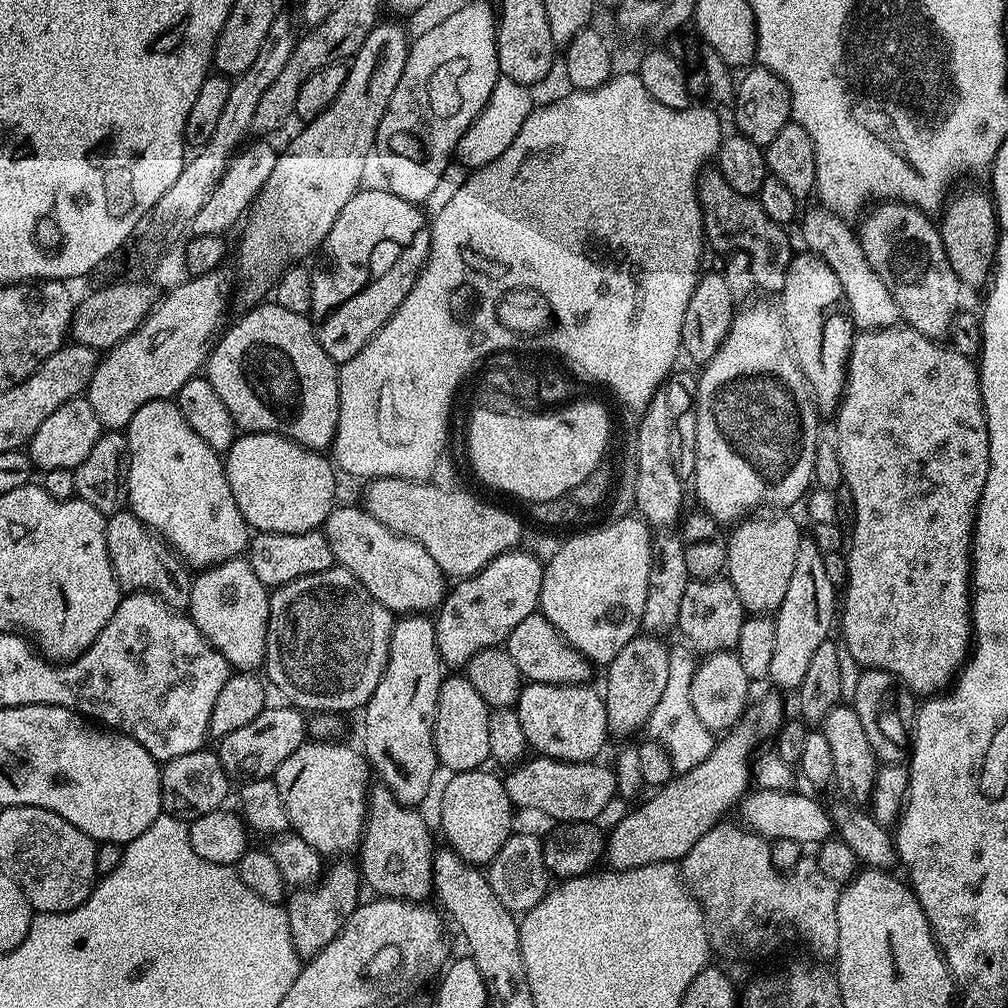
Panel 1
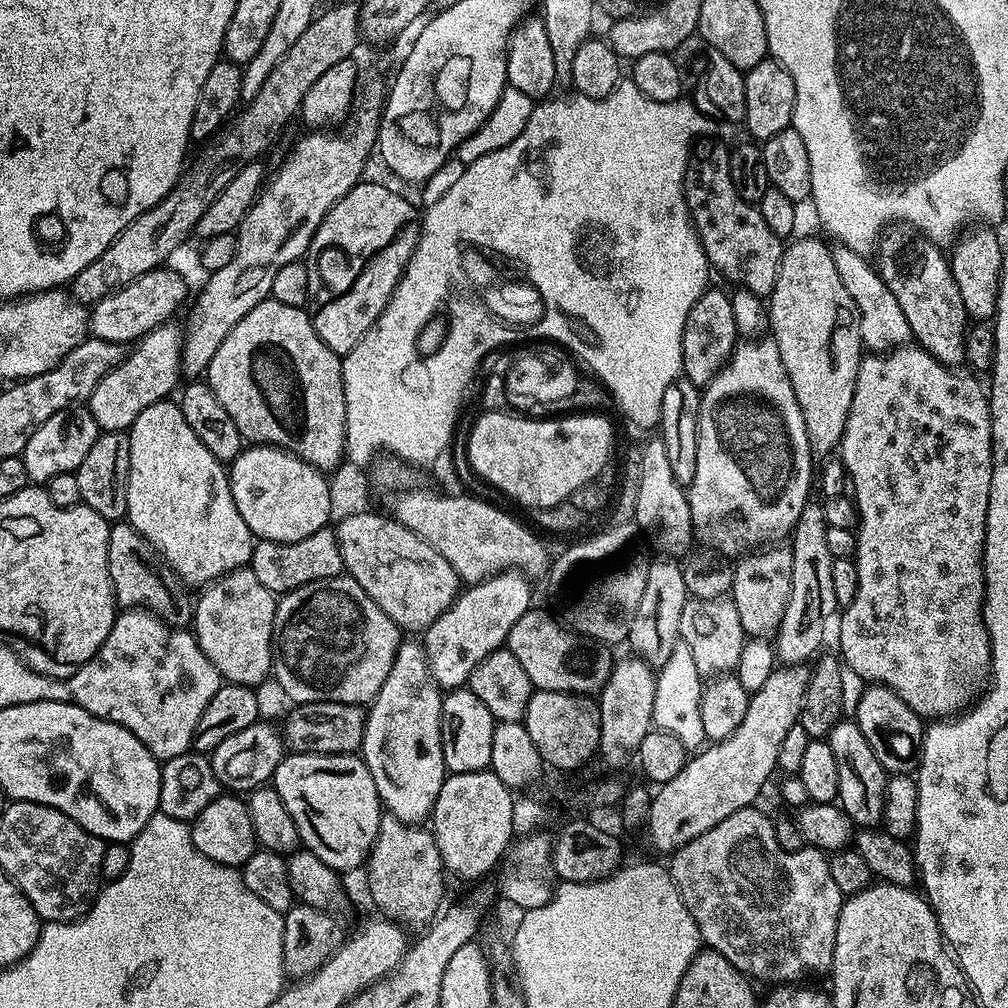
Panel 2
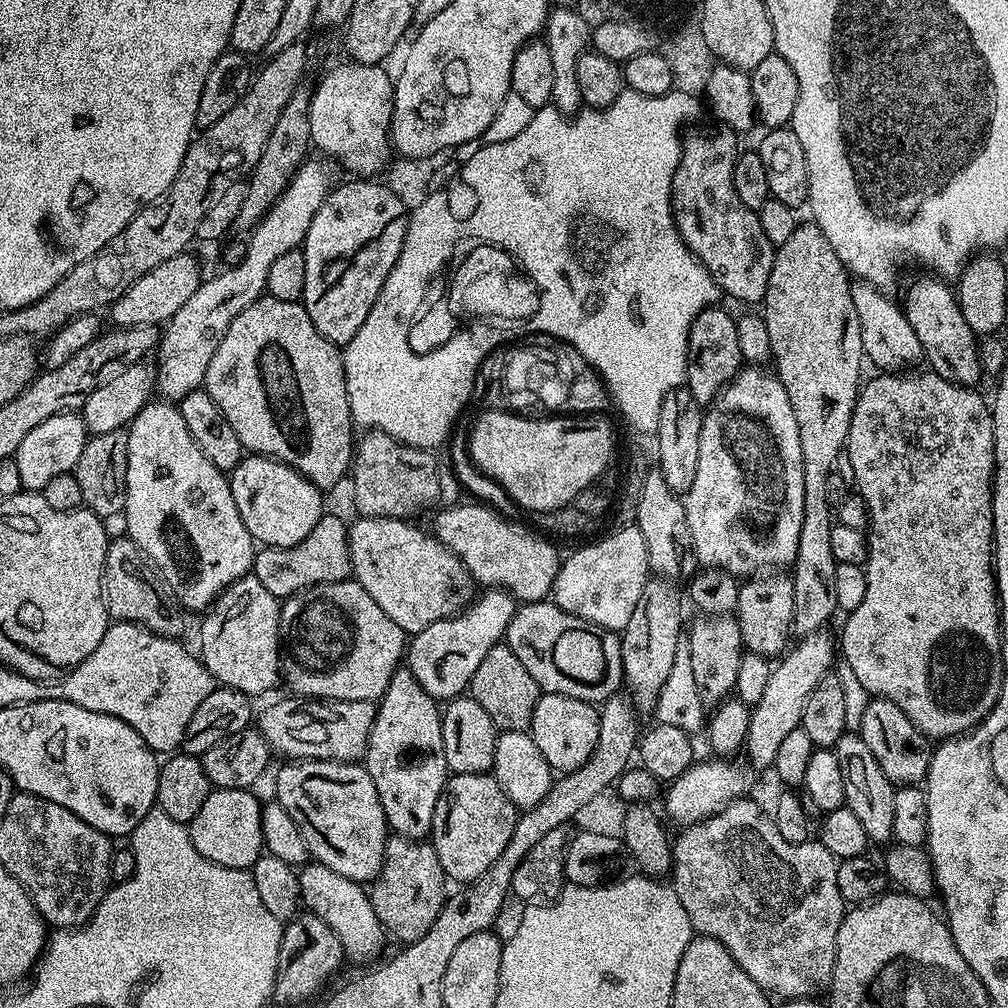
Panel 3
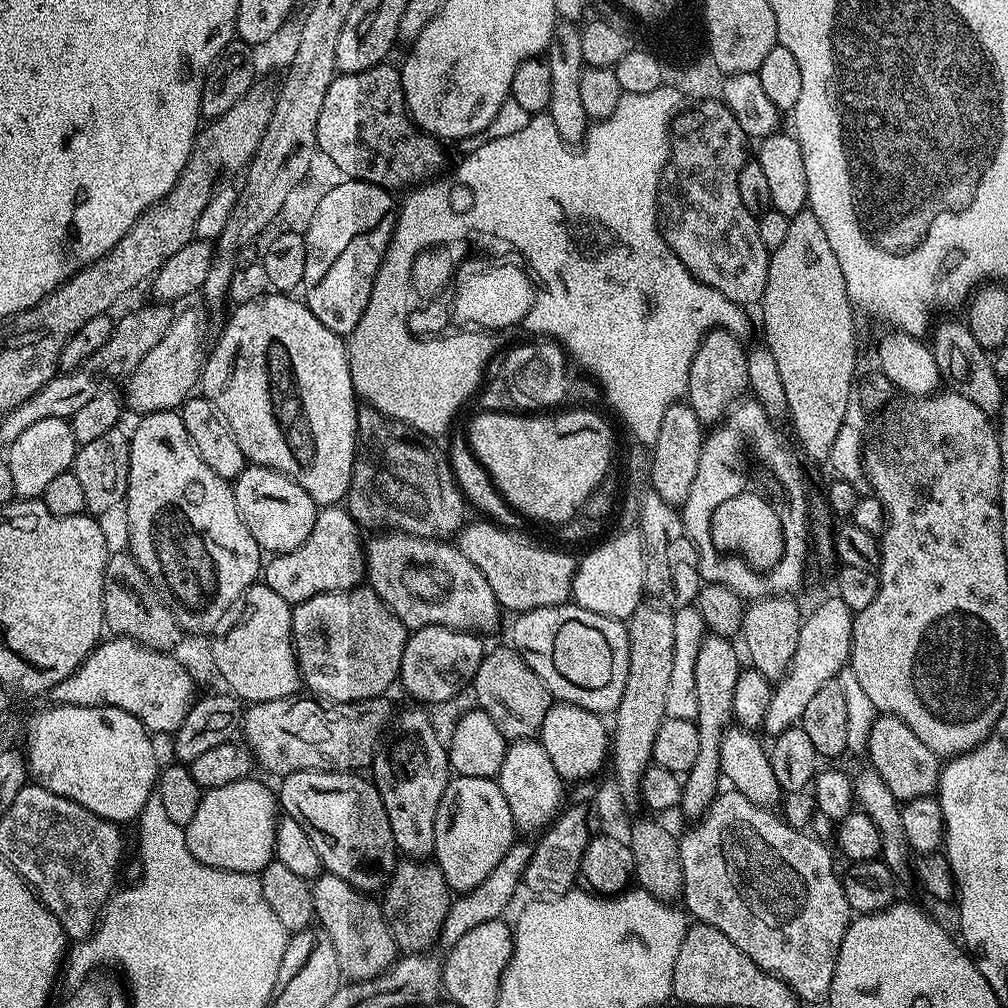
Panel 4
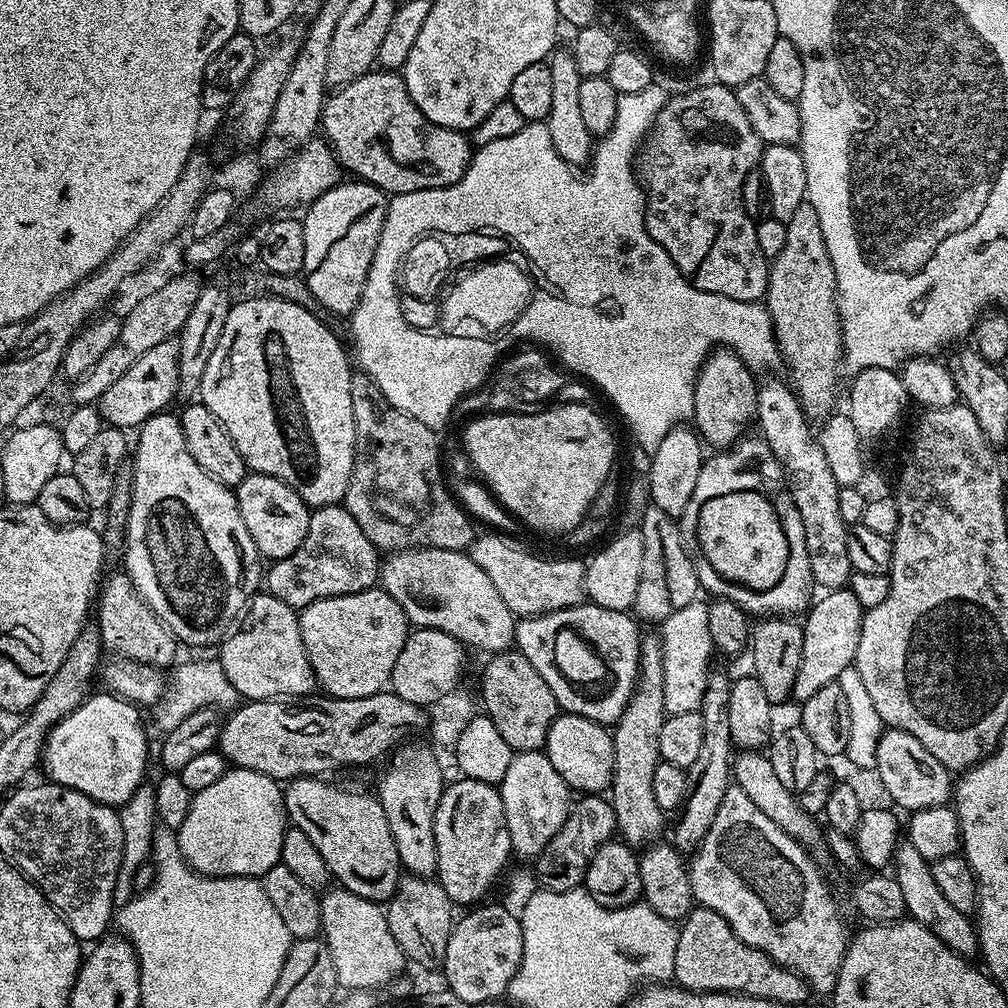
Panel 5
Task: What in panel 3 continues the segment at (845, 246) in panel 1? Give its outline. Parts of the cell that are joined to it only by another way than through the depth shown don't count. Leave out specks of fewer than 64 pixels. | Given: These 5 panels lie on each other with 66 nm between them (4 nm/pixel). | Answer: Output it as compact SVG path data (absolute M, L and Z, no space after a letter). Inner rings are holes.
M853 283L852 297L854 310L858 310L858 322L862 326L862 346L869 365L884 372L898 372L911 369L921 363L924 351L922 342L918 342L918 334L914 334L914 326L906 318L903 307L896 304L881 289L873 284Z

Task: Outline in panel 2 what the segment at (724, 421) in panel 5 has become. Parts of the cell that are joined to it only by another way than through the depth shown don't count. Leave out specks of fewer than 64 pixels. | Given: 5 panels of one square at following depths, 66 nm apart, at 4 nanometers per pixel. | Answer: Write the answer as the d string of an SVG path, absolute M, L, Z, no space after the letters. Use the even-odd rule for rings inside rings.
M716 286L709 287L694 302L694 306L690 306L690 314L686 314L686 326L682 334L683 379L694 382L694 386L701 390L707 388L727 364L737 343L731 295Z

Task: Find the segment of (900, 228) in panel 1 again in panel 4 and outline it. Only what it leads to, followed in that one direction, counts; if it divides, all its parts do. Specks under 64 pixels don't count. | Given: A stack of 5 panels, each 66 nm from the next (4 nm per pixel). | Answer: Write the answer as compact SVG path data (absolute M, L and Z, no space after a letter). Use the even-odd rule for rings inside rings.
M944 320L938 324L931 329L930 347L934 354L934 362L938 362L941 381L951 391L962 394L962 398L970 398L970 402L974 402L974 406L978 406L983 412L999 413L1005 403L1005 385L998 378L998 374L994 374L989 349L982 347L978 338L970 334L967 323L960 321L959 324L956 320Z

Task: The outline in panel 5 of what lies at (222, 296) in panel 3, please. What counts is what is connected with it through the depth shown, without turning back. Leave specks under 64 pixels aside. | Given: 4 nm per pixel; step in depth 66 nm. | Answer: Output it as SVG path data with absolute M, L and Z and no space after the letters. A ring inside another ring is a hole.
M175 339L158 342L154 350L146 350L110 390L106 390L99 398L100 419L105 425L125 430L139 429L144 421L169 407L172 399L177 399L180 390L180 375L178 362L180 361L180 345Z

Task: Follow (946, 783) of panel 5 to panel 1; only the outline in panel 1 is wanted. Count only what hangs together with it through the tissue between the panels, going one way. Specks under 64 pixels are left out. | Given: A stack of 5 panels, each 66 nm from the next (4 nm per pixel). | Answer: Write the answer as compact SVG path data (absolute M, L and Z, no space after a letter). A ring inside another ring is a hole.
M877 668L863 669L858 678L858 687L850 697L850 706L858 714L862 727L866 730L866 738L870 738L870 746L877 761L898 764L909 755L910 733L914 728L918 700L894 674Z

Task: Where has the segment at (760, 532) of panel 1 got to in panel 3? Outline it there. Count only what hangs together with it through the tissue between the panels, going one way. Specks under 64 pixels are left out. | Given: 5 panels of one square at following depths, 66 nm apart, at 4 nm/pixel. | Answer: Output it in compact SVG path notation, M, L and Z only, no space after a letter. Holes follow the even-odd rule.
M756 574L740 586L734 618L740 627L744 647L765 658L776 658L789 647L795 617L793 577L788 574Z

